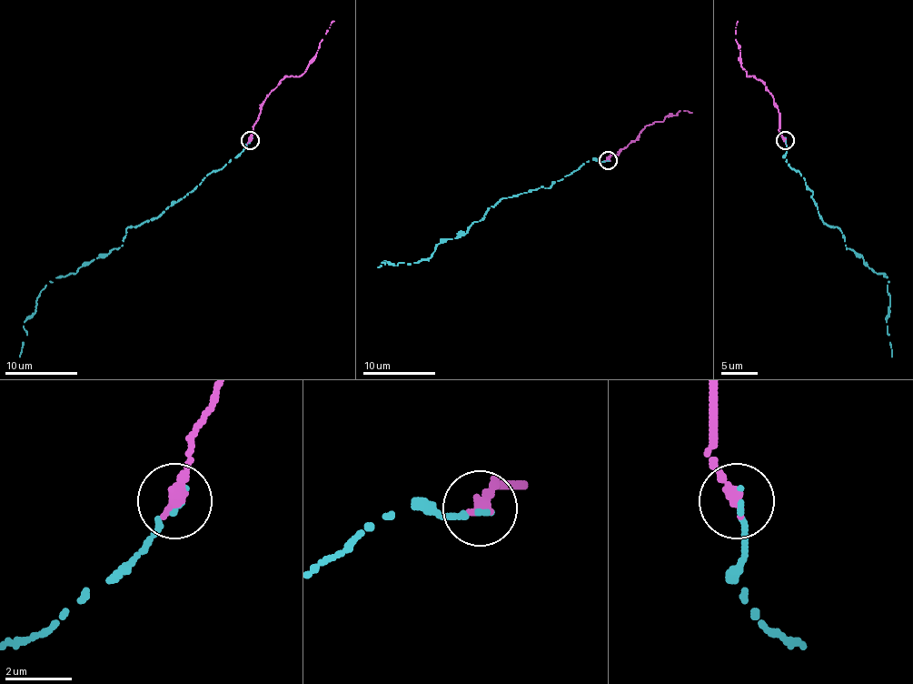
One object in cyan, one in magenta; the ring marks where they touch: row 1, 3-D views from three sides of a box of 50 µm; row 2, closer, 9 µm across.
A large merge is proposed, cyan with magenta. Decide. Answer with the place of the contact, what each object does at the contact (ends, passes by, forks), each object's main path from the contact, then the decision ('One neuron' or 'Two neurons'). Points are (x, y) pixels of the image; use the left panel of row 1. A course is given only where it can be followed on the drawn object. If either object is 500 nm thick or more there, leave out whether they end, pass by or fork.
Place: (250, 140). At the ring cyan ends. At the ring magenta ends. Course of cyan: (251, 141), (153, 219), (129, 226), (120, 248), (49, 281), (24, 323), (20, 357). Course of magenta: (249, 141), (267, 95), (285, 77), (300, 77), (305, 72), (334, 21). One neuron

